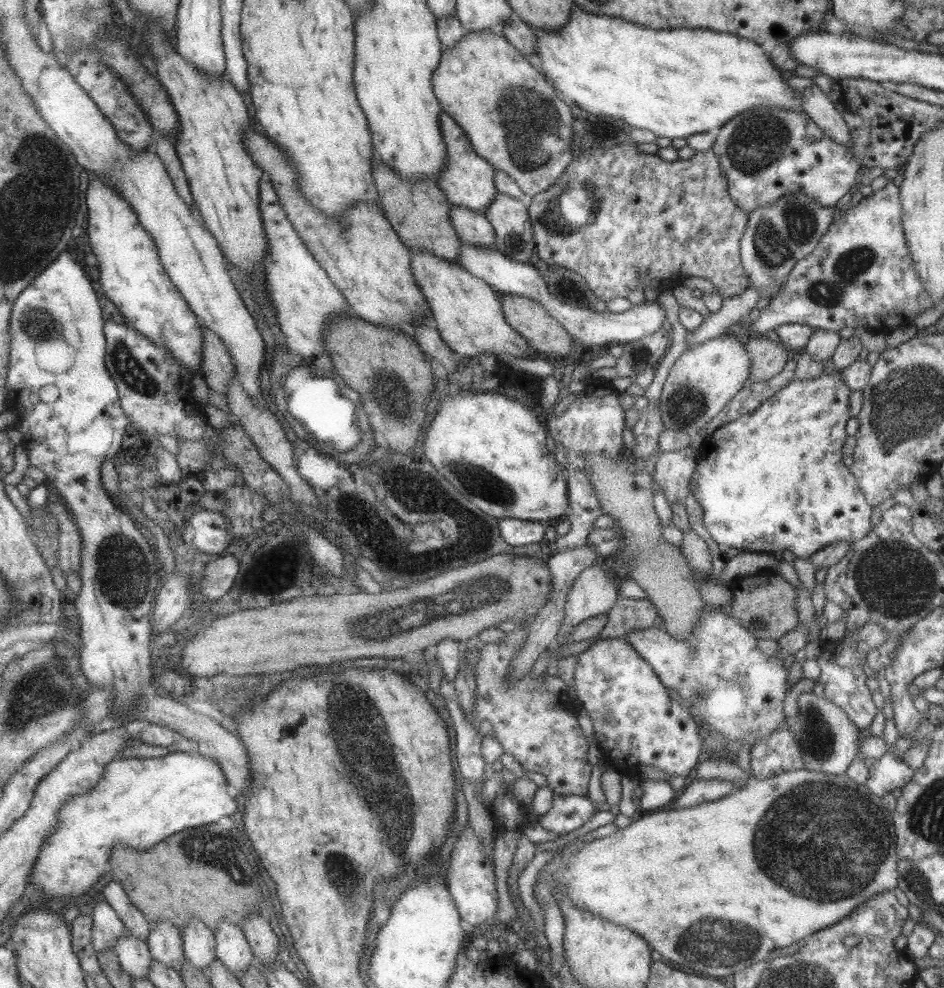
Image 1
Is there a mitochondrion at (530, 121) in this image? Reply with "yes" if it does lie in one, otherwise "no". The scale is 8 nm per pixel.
yes

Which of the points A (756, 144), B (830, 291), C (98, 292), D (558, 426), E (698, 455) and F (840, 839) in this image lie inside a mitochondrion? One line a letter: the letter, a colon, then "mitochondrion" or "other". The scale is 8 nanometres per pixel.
A: mitochondrion
B: mitochondrion
C: other
D: other
E: other
F: mitochondrion

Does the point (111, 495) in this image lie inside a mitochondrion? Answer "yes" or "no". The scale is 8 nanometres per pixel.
no

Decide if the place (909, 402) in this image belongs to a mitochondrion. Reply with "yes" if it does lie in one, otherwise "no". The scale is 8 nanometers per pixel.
yes

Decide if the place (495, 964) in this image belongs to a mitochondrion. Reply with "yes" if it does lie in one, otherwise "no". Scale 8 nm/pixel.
no

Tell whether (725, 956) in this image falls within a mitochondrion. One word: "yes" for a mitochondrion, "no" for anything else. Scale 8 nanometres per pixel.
yes

